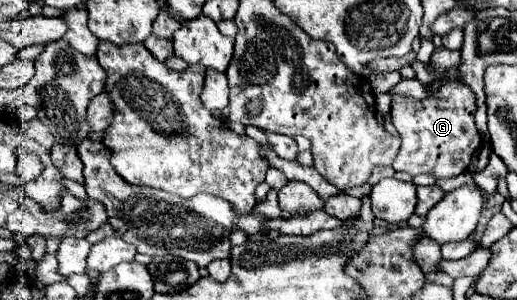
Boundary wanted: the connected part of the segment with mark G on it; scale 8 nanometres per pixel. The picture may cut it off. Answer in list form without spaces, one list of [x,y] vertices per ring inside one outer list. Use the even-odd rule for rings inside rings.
[[[449,81],[445,83],[437,95],[427,97],[423,101],[393,95],[391,101],[391,121],[401,137],[401,149],[393,167],[373,167],[367,183],[373,187],[383,177],[393,177],[395,171],[415,175],[415,185],[433,185],[437,179],[457,177],[459,173],[469,169],[471,155],[481,145],[481,133],[475,127],[475,93],[465,83]],[[433,173],[433,175],[427,175]]]

